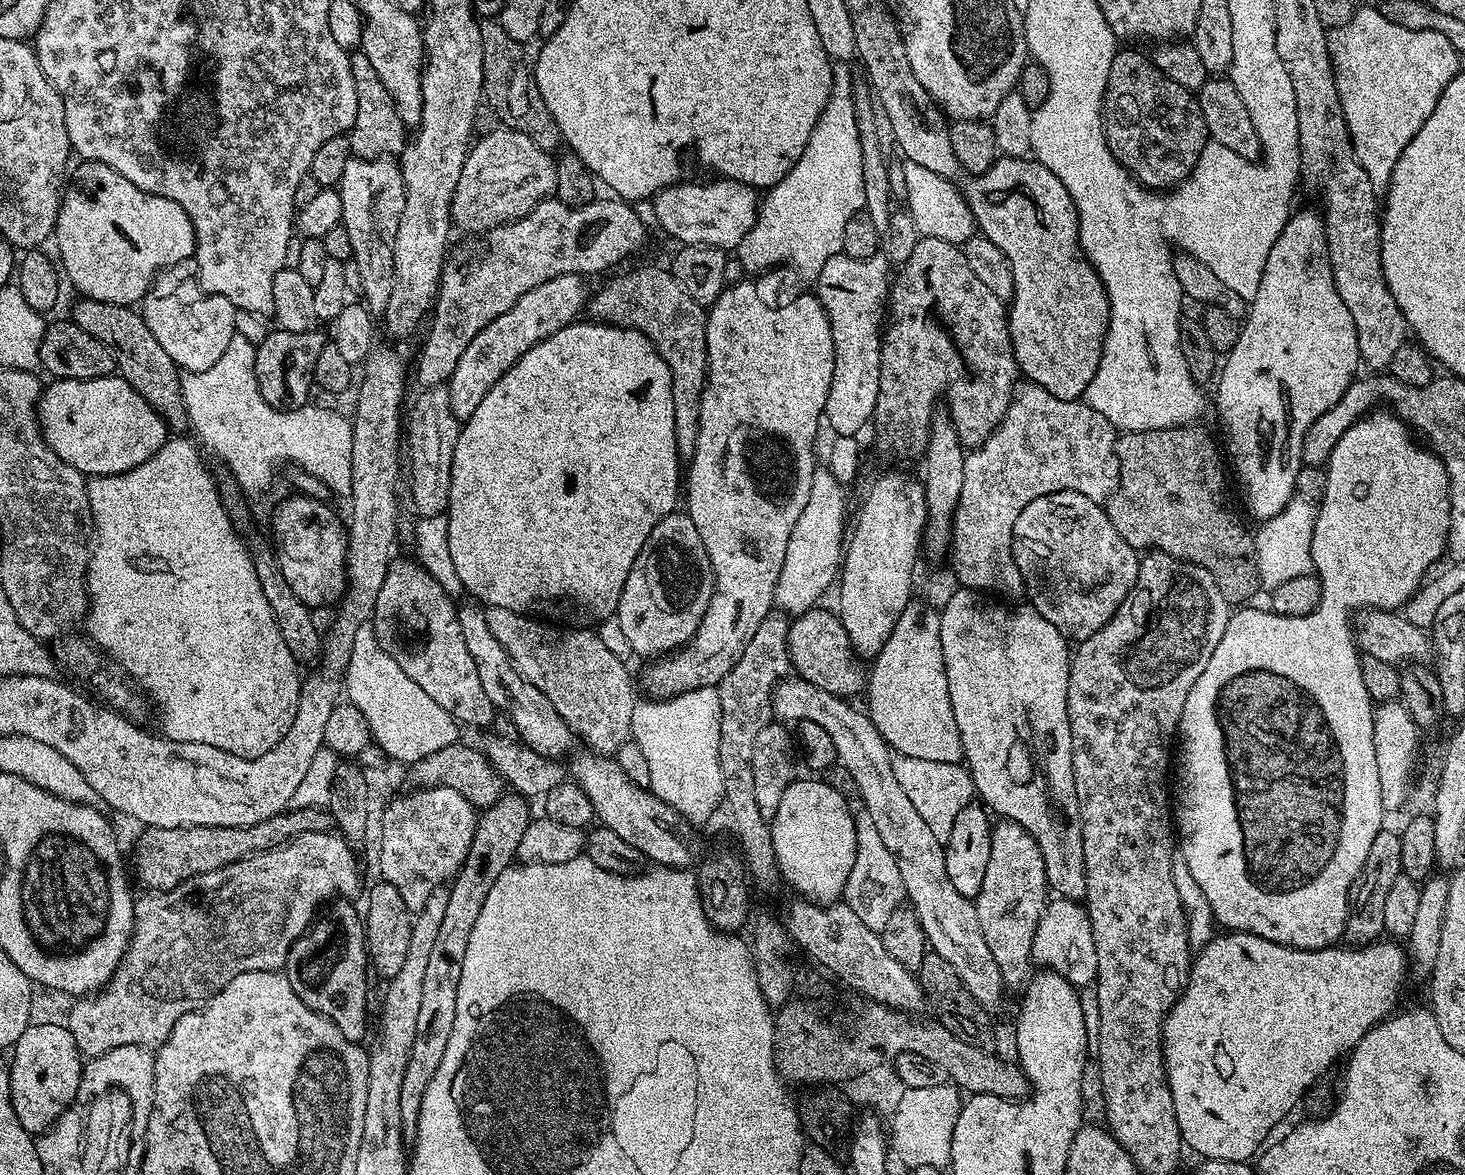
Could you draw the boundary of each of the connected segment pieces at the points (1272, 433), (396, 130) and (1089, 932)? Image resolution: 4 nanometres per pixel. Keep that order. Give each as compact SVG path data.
M1293 211L1281 232L1281 236L1270 249L1269 257L1266 258L1265 269L1262 270L1262 280L1258 285L1257 296L1251 300L1250 307L1247 309L1246 319L1243 321L1238 342L1234 342L1232 351L1223 357L1222 367L1219 369L1218 379L1215 381L1215 384L1217 383L1216 412L1220 415L1220 424L1224 427L1225 438L1228 439L1226 456L1230 461L1231 471L1232 468L1236 471L1236 480L1240 483L1241 490L1244 491L1244 500L1248 503L1248 512L1257 522L1273 520L1296 496L1296 479L1298 478L1298 470L1302 467L1306 434L1313 422L1322 414L1329 412L1342 398L1342 394L1346 394L1347 387L1358 376L1356 367L1359 369L1361 364L1354 318L1350 318L1350 310L1346 310L1346 302L1342 302L1342 298L1334 286L1334 274L1328 257L1328 243L1324 234L1323 217L1319 211Z
M356 50L351 53L352 73L354 74L354 94L358 94L358 114L354 118L354 126L350 133L352 155L357 160L382 160L396 158L405 151L404 132L406 125L394 106L394 98L390 98L390 90L382 86L382 78L374 70L370 58Z
M1063 898L1049 899L1032 939L1032 959L1047 971L1066 978L1077 990L1083 990L1095 981L1098 954L1094 950L1092 923L1083 903Z

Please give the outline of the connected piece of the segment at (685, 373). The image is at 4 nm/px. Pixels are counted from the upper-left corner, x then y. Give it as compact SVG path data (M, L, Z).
M667 267L640 268L625 276L616 276L609 284L591 293L586 312L593 321L613 324L619 328L633 328L642 334L662 354L672 375L674 394L674 424L676 449L681 457L690 458L698 442L698 418L702 406L704 383L708 380L708 347L706 322L708 313L672 275Z

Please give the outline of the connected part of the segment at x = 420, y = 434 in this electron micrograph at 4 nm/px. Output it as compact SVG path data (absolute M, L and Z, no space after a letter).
M447 387L424 388L421 396L412 404L412 414L406 418L406 456L412 459L412 504L421 517L438 516L448 511L450 498L450 470L454 462L454 446L462 421L450 410L450 394Z

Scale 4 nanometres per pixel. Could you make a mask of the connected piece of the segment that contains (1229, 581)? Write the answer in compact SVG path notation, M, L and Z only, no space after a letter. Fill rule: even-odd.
M1191 423L1177 428L1123 433L1116 442L1120 482L1106 501L1106 511L1110 522L1114 522L1114 530L1126 538L1131 548L1164 552L1175 560L1189 560L1191 564L1202 566L1216 580L1218 590L1222 590L1222 598L1226 598L1229 605L1240 606L1258 588L1254 536L1251 531L1240 532L1235 518L1224 509L1226 464L1221 449L1220 452L1216 449L1206 429L1196 427Z

